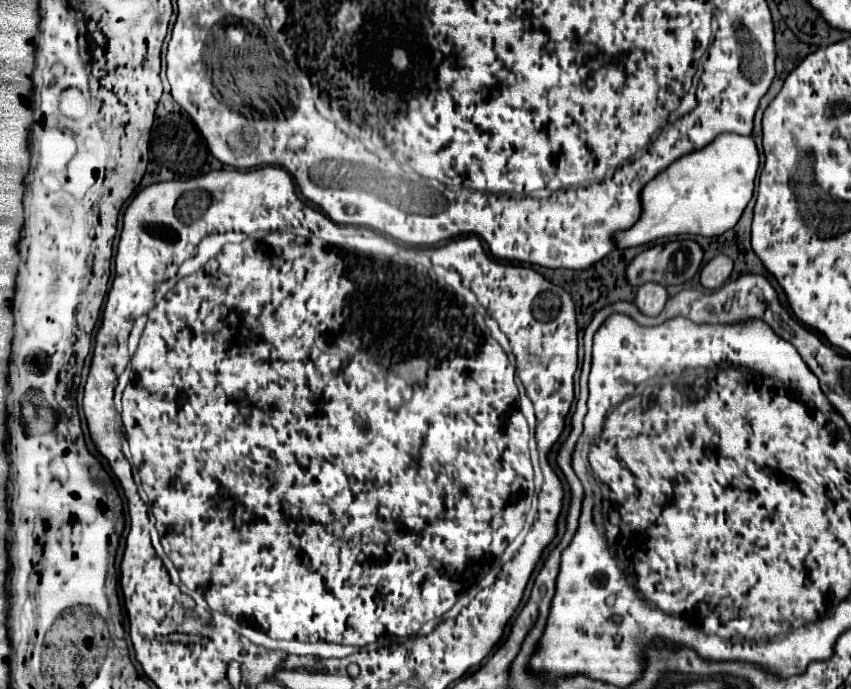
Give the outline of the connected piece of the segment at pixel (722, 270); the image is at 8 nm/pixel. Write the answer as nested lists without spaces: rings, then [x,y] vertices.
[[[727,255],[713,257],[701,271],[701,285],[705,289],[719,289],[733,271],[733,259]]]

